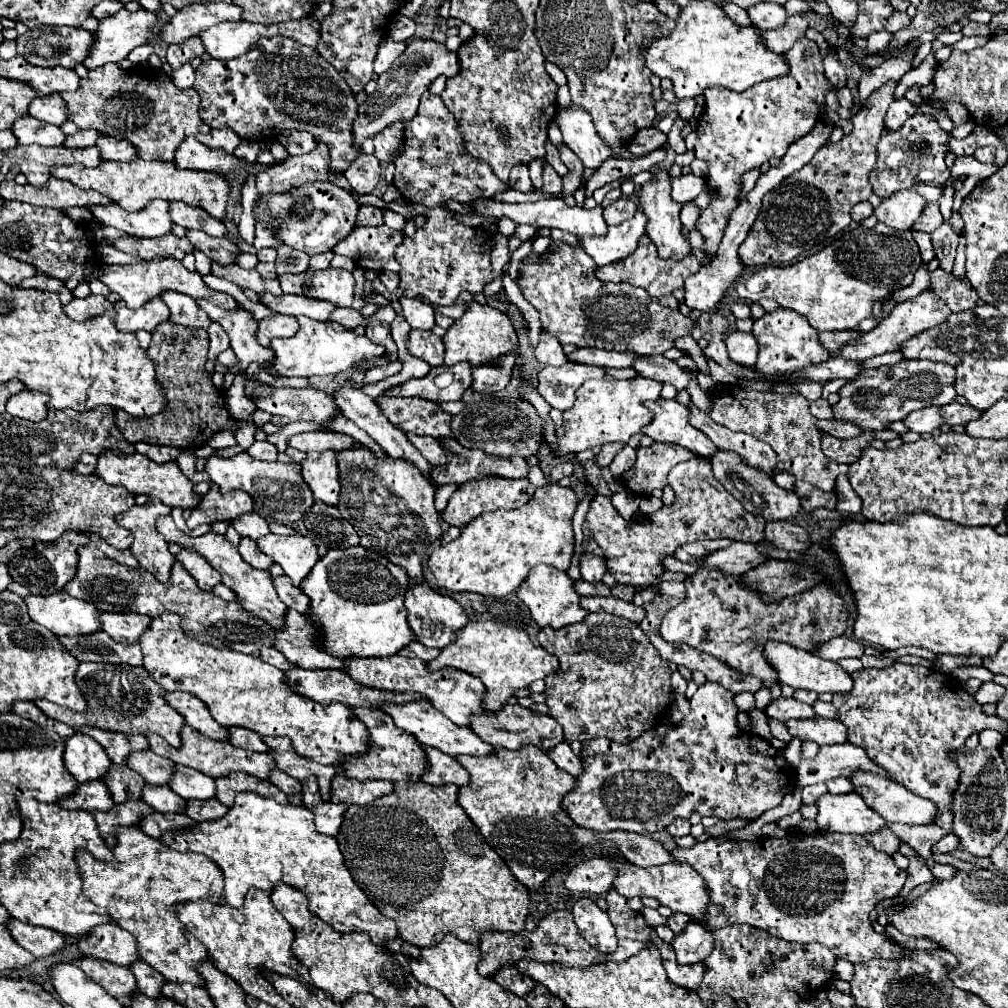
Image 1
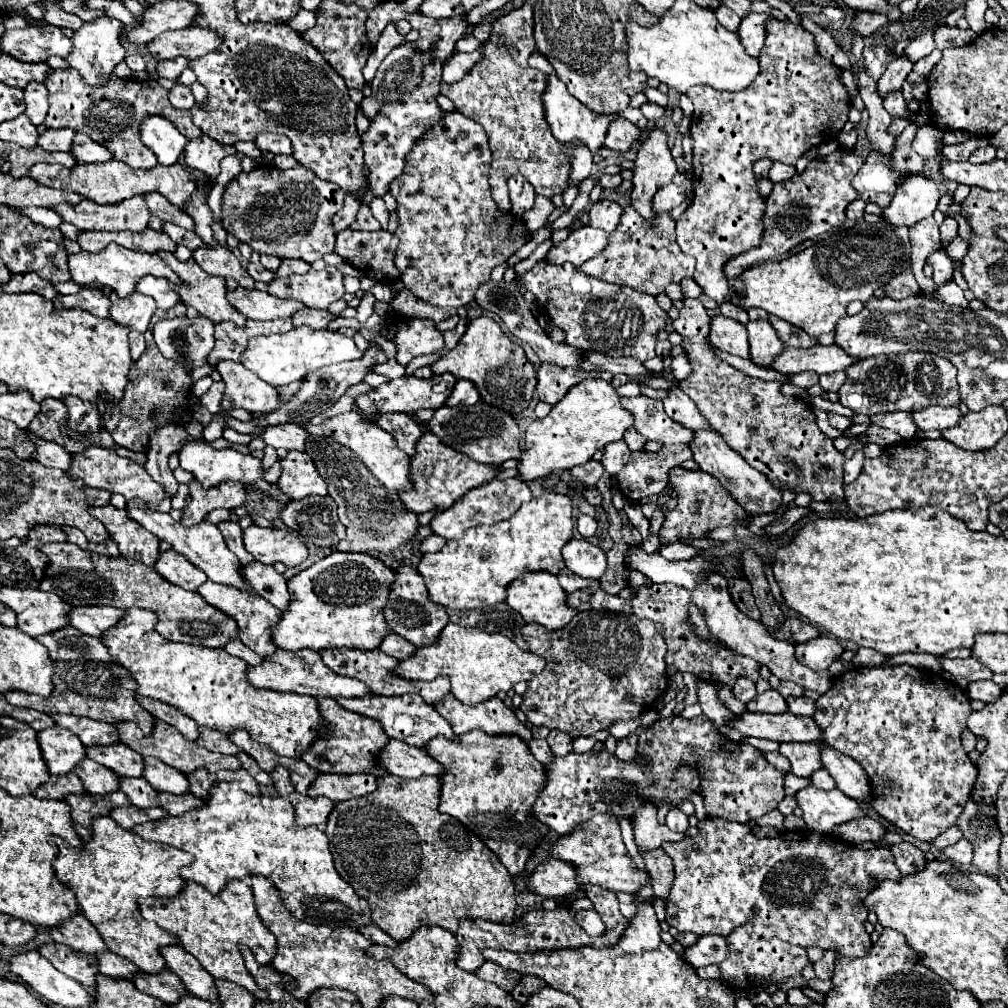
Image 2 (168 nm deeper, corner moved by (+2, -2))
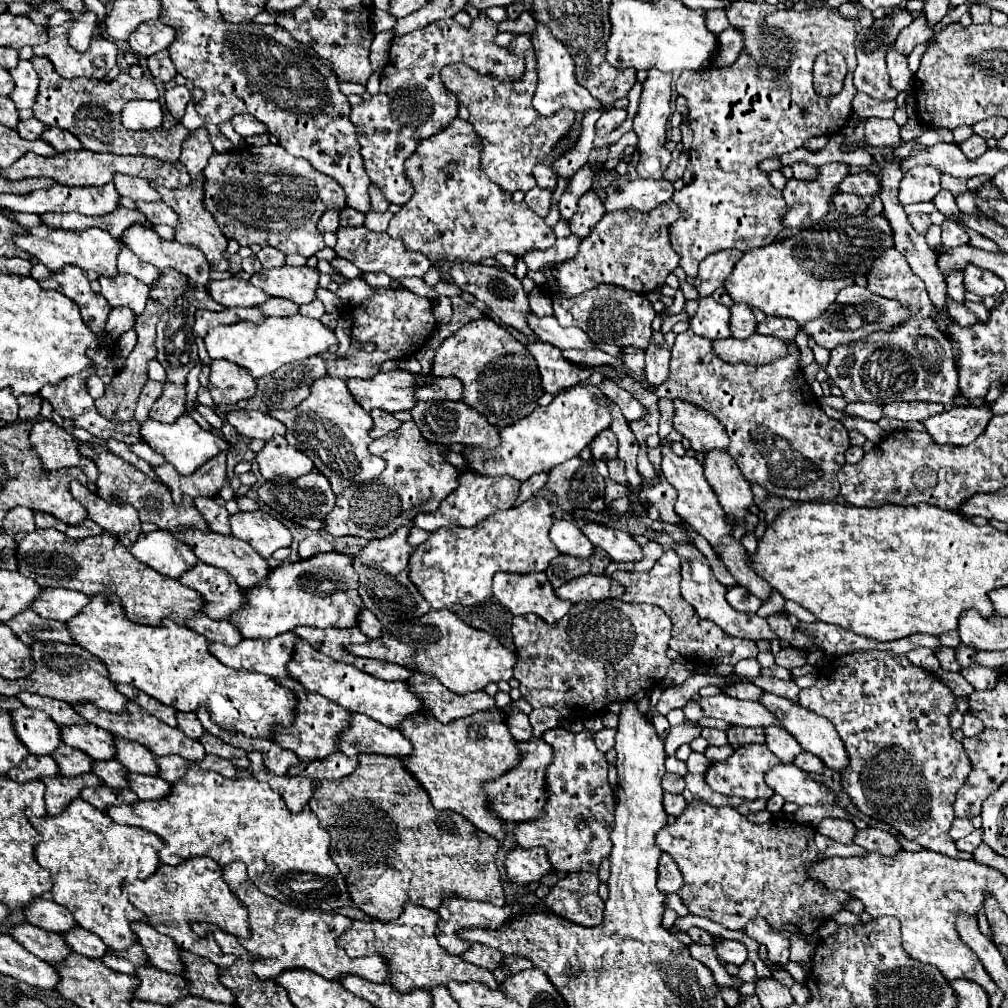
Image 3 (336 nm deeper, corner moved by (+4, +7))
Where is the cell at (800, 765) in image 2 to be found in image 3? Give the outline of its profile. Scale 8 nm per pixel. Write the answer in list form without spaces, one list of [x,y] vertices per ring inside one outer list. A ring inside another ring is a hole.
[[[768,726],[766,730],[766,746],[784,762],[784,764],[792,764],[796,754],[804,752],[802,746],[792,738],[792,734],[788,734],[784,728],[780,726]]]

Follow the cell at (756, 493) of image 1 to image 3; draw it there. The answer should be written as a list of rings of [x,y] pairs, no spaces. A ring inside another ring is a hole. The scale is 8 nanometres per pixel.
[[[674,400],[676,416],[674,416],[674,428],[690,442],[690,448],[706,454],[708,450],[728,450],[728,434],[724,434],[724,426],[704,410]]]

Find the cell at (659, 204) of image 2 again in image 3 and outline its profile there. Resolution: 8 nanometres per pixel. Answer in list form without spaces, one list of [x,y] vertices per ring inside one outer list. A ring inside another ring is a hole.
[[[618,178],[610,184],[610,188],[606,190],[606,200],[604,200],[604,208],[608,212],[614,210],[640,210],[640,212],[648,212],[652,208],[656,208],[658,204],[670,200],[674,194],[674,186],[670,180],[624,180]]]

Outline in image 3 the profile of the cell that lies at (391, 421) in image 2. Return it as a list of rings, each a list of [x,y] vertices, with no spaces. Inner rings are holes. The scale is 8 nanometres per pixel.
[[[372,410],[370,414],[372,414],[372,420],[374,420],[372,438],[382,438],[384,434],[402,426],[402,422],[398,418],[394,418],[394,414],[384,414],[384,410]]]

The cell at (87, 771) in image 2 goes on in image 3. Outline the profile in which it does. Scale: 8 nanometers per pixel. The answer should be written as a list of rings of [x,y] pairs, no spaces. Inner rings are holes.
[[[62,744],[54,754],[52,758],[58,762],[60,766],[60,772],[68,778],[76,778],[78,774],[84,774],[84,772],[92,772],[92,758],[68,744]]]

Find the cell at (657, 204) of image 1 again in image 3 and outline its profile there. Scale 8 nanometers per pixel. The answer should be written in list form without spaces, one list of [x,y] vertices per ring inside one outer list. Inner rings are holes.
[[[648,70],[648,78],[644,82],[642,98],[640,98],[640,108],[634,118],[634,132],[638,134],[638,176],[640,178],[662,178],[662,172],[668,168],[672,156],[664,148],[666,134],[668,134],[668,122],[672,114],[670,101],[672,96],[672,74],[670,72],[660,72],[660,70]]]

